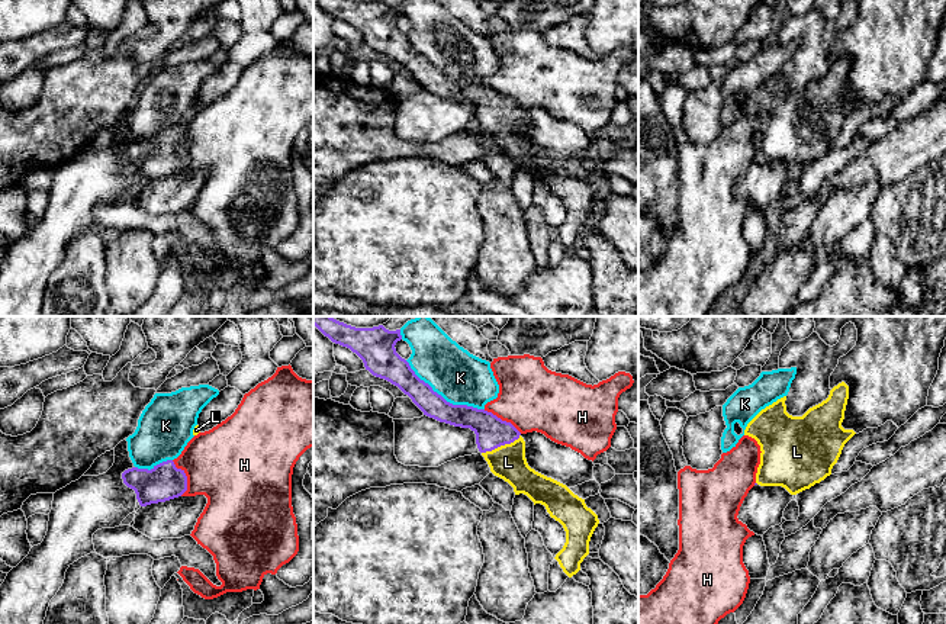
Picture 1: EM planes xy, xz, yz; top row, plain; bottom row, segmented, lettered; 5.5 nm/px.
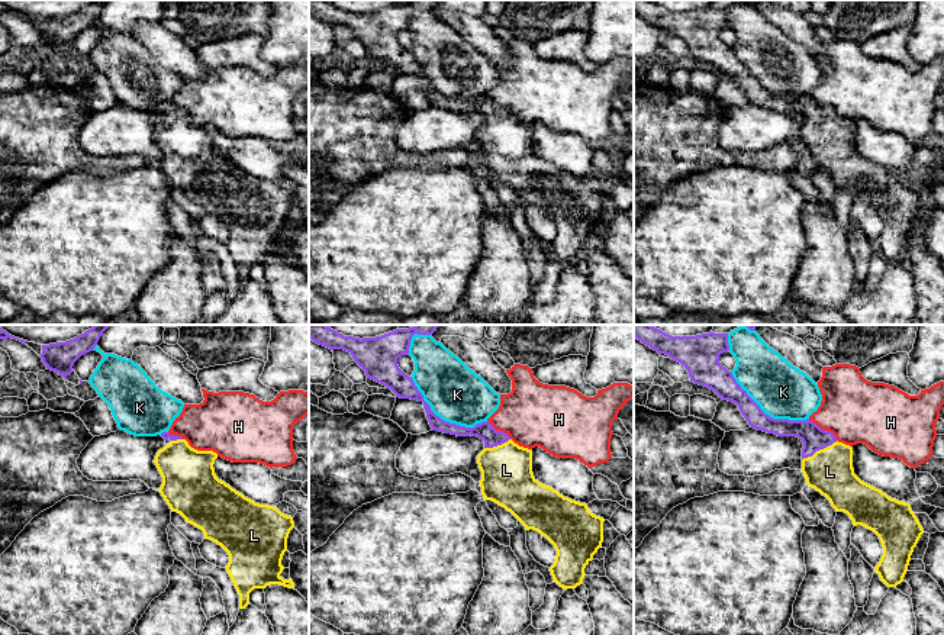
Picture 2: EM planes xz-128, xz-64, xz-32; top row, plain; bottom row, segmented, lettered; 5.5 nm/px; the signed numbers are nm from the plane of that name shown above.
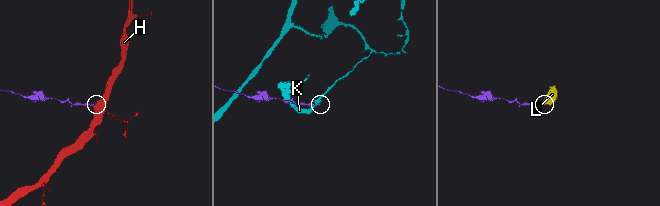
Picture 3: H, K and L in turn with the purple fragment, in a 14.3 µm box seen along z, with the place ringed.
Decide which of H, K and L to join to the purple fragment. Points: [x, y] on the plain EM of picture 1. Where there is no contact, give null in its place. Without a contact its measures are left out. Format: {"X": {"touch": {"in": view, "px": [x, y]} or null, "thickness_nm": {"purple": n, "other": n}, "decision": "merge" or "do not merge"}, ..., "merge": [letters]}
{"H": {"touch": {"in": "xy", "px": [186, 153]}, "thickness_nm": {"purple": 200, "other": 440}, "decision": "do not merge"}, "K": {"touch": {"in": "xz", "px": [441, 71]}, "thickness_nm": {"purple": 140, "other": 300}, "decision": "do not merge"}, "L": {"touch": {"in": "xz", "px": [501, 119]}, "thickness_nm": {"purple": 180, "other": 200}, "decision": "merge"}, "merge": ["L"]}

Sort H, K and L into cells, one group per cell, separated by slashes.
H / K / L

